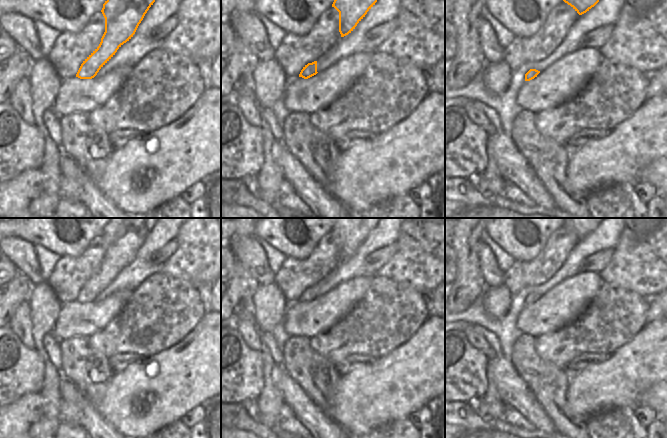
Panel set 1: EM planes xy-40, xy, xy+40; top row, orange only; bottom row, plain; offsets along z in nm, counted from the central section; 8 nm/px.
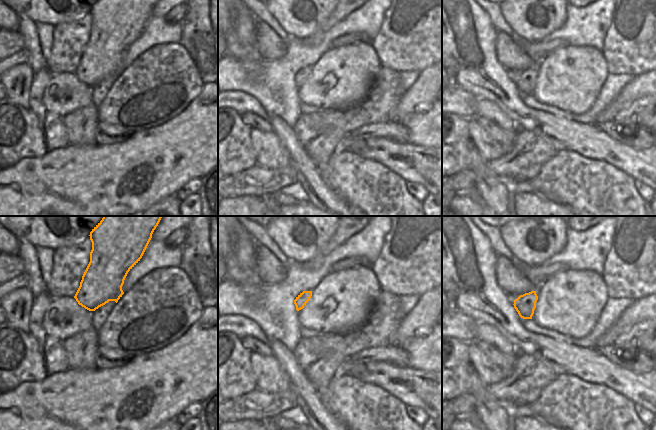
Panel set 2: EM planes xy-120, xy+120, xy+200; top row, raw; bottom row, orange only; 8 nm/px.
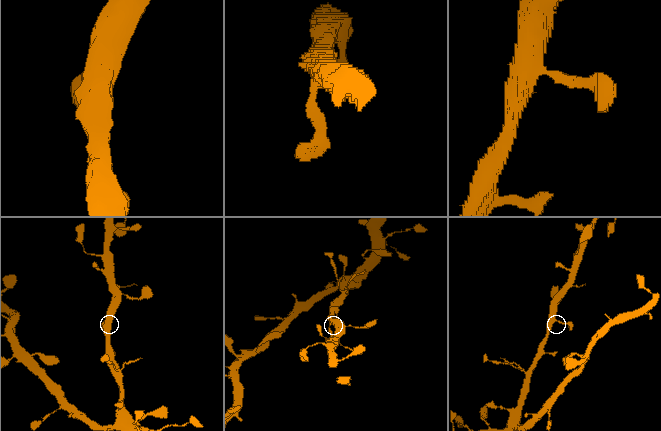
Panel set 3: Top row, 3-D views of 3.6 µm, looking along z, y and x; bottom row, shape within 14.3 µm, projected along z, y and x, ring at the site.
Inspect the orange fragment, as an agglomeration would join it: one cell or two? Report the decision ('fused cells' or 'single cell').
single cell

